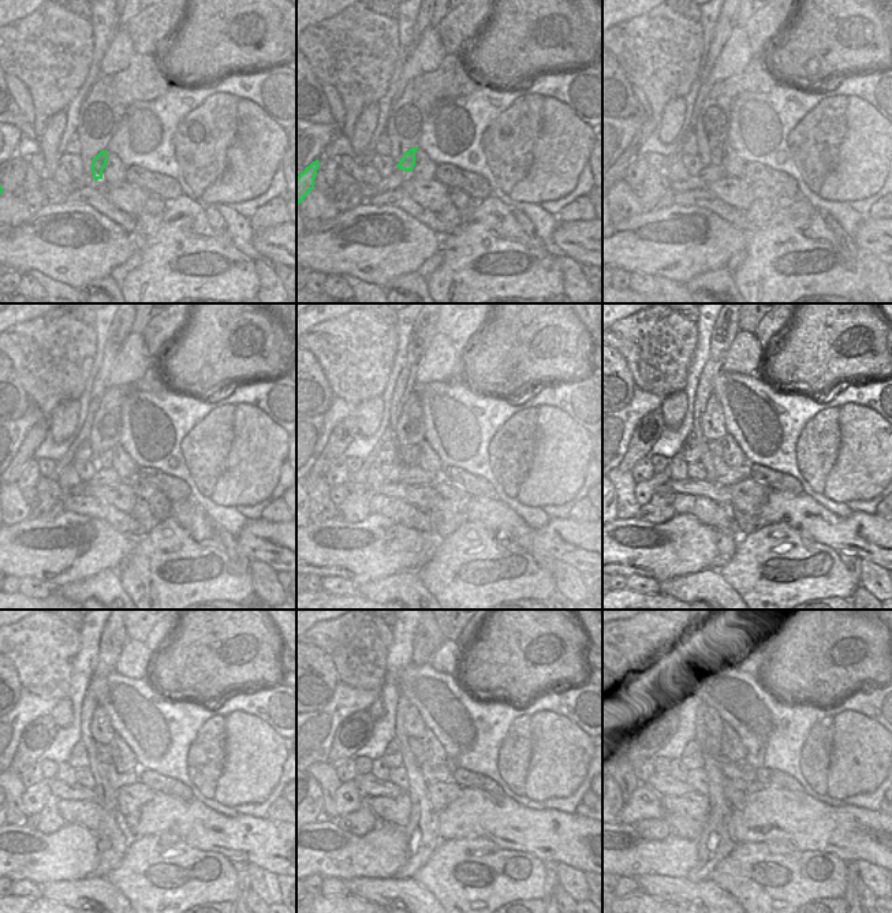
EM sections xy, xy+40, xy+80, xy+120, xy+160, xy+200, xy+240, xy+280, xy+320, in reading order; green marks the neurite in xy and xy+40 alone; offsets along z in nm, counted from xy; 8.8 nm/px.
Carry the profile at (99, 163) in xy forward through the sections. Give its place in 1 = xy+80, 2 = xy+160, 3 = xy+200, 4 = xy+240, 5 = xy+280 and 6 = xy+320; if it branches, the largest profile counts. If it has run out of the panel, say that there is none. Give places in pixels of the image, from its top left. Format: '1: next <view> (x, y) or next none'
1: next xy+80 (716, 155)
2: next xy+160 (409, 454)
3: next xy+200 (713, 446)
4: next xy+240 (103, 752)
5: next xy+280 (403, 745)
6: next xy+320 (711, 745)

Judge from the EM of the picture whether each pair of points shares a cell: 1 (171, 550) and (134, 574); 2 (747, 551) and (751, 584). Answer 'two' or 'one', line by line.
1: one
2: one

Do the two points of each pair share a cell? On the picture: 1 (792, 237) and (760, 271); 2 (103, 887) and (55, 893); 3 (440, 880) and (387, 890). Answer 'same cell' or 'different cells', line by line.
1: same cell
2: same cell
3: different cells

